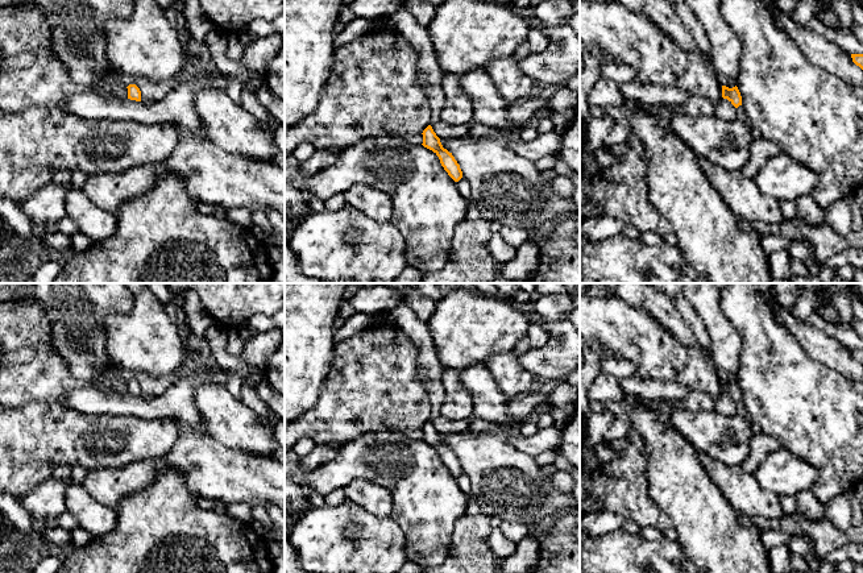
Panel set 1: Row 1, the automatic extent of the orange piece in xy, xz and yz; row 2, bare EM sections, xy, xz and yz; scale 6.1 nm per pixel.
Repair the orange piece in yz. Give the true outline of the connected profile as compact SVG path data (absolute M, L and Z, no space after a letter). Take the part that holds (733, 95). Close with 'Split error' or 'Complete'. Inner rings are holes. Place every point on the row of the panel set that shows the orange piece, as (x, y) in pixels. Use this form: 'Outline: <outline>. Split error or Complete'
Outline: M722 86L722 97L727 99L735 108L742 105L742 96L737 86L733 88Z. Complete

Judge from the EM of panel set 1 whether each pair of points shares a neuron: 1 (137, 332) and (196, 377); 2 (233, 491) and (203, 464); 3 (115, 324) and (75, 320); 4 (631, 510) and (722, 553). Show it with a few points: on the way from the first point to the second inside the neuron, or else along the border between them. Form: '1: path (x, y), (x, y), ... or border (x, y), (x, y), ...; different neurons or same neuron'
1: border (194, 368), (179, 376); different neurons
2: path (225, 484), (211, 469); same neuron
3: border (132, 306), (127, 314), (107, 318), (107, 353); different neurons
4: border (654, 499), (668, 517), (672, 526); different neurons

